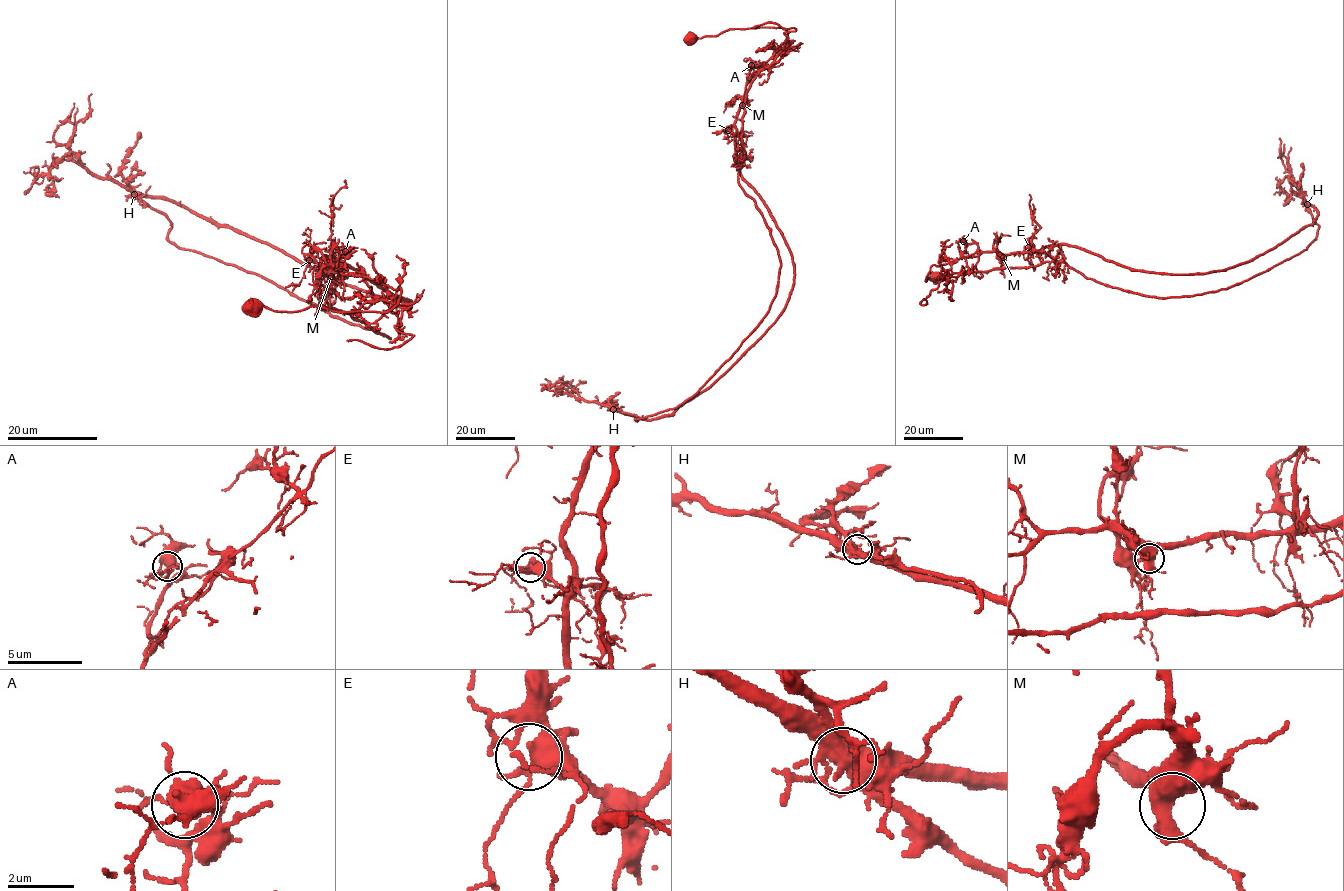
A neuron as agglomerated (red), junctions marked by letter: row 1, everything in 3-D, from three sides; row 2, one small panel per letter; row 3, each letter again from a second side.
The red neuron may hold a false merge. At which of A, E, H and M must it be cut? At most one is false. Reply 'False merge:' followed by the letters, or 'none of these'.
False merge: H

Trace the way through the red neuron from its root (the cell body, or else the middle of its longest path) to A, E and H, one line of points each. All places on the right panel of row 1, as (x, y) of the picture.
A: (935, 278), (925, 281), (932, 265), (970, 257), (976, 251), (976, 244), (963, 241)
E: (935, 278), (932, 281), (927, 277), (925, 281), (932, 265), (941, 266), (984, 252), (1030, 252), (1028, 247)
H: (935, 278), (925, 281), (932, 265), (1060, 244), (1137, 270), (1223, 271), (1311, 225), (1317, 212), (1306, 204)

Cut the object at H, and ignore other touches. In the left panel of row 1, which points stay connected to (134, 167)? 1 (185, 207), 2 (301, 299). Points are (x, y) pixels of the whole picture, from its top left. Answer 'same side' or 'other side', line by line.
1: other side
2: same side

